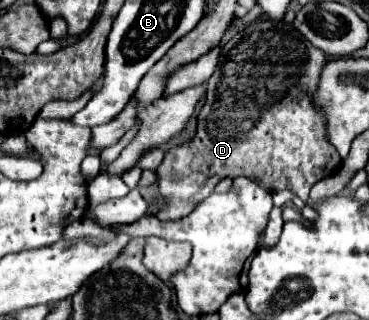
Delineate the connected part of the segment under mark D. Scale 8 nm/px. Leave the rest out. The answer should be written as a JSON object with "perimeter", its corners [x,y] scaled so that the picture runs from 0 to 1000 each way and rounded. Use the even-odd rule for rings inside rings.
{"perimeter":[[[707,56],[621,119],[599,144],[593,200],[577,238],[561,250],[561,300],[534,363],[534,413],[523,438],[512,450],[458,463],[447,475],[447,500],[420,531],[436,606],[463,619],[453,656],[436,656],[425,681],[501,681],[577,600],[577,588],[610,550],[664,550],[729,600],[756,600],[778,588],[832,631],[843,581],[870,556],[886,556],[897,538],[908,544],[924,519],[924,494],[908,456],[886,438],[886,369],[864,356],[848,325],[848,294],[864,263],[870,213],[892,188],[908,181],[843,144],[843,131],[832,131],[810,106],[810,94],[794,88],[794,75],[772,75],[767,63],[740,69],[729,56]]]}

